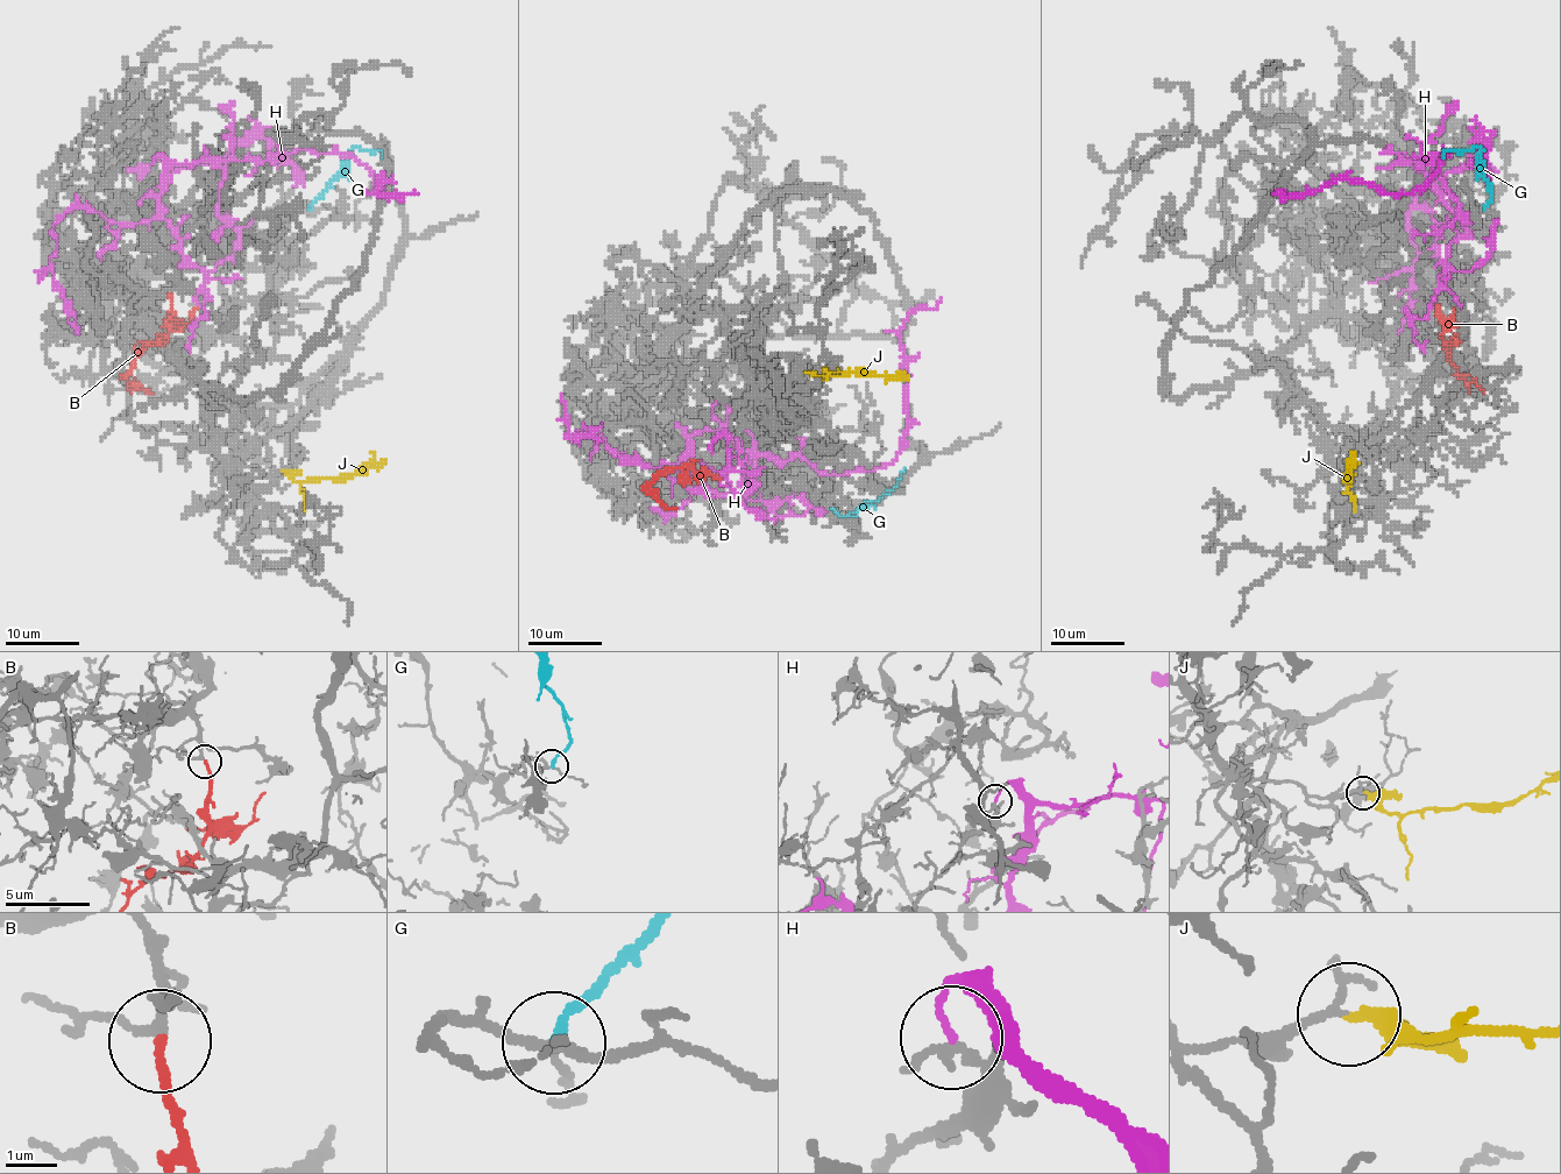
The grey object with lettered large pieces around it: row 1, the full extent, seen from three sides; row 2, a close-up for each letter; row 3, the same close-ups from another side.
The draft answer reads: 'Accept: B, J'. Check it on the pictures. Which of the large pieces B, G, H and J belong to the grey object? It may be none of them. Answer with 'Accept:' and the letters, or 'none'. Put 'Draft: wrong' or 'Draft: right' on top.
Draft: right
Accept: B, J

